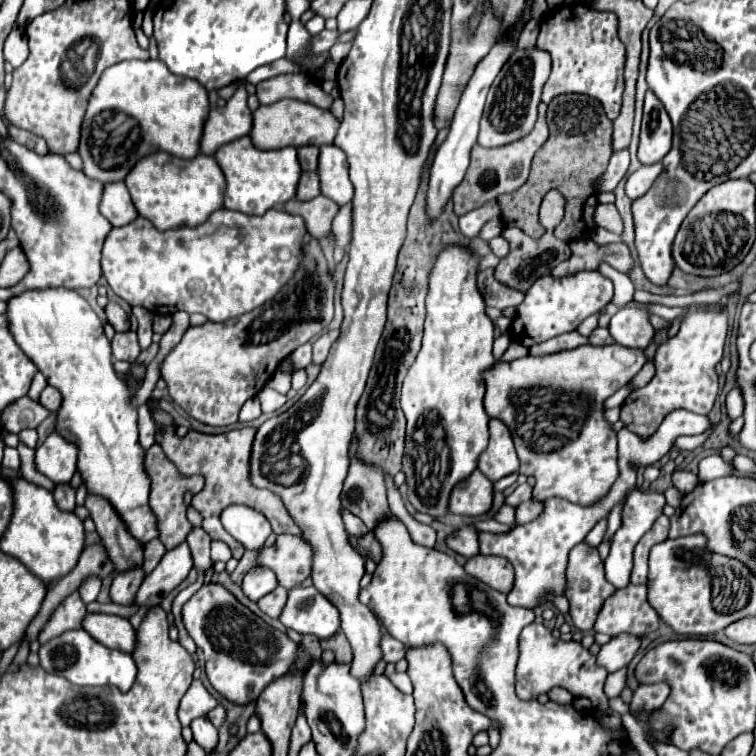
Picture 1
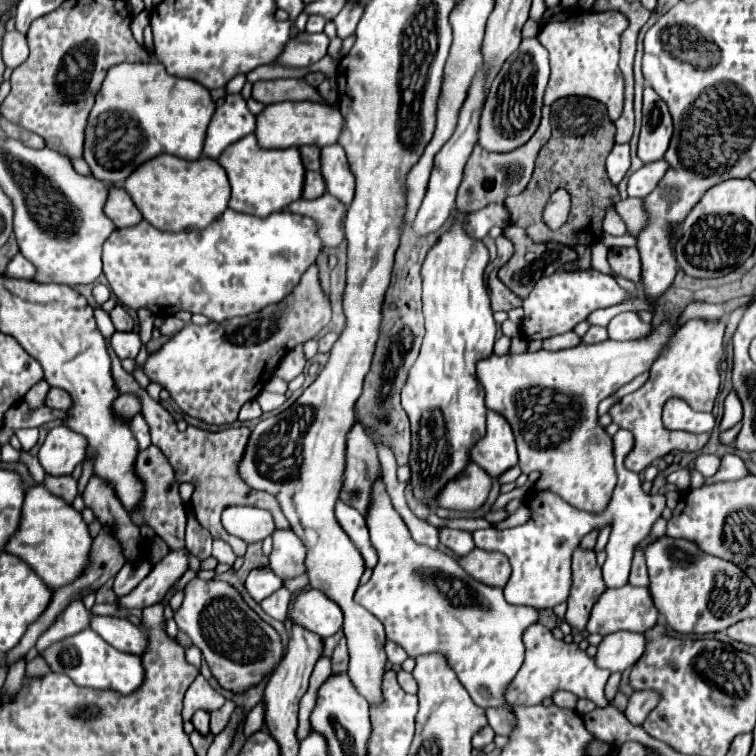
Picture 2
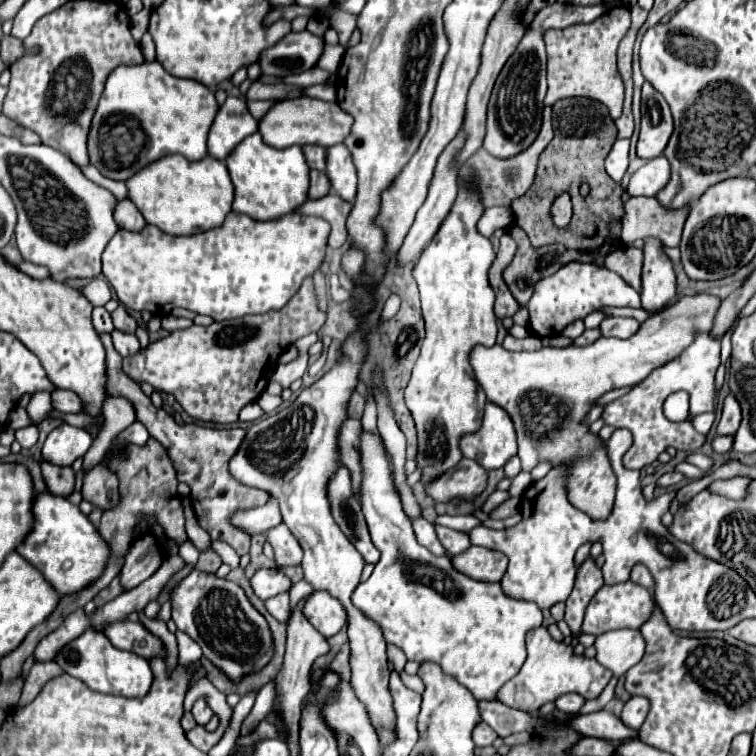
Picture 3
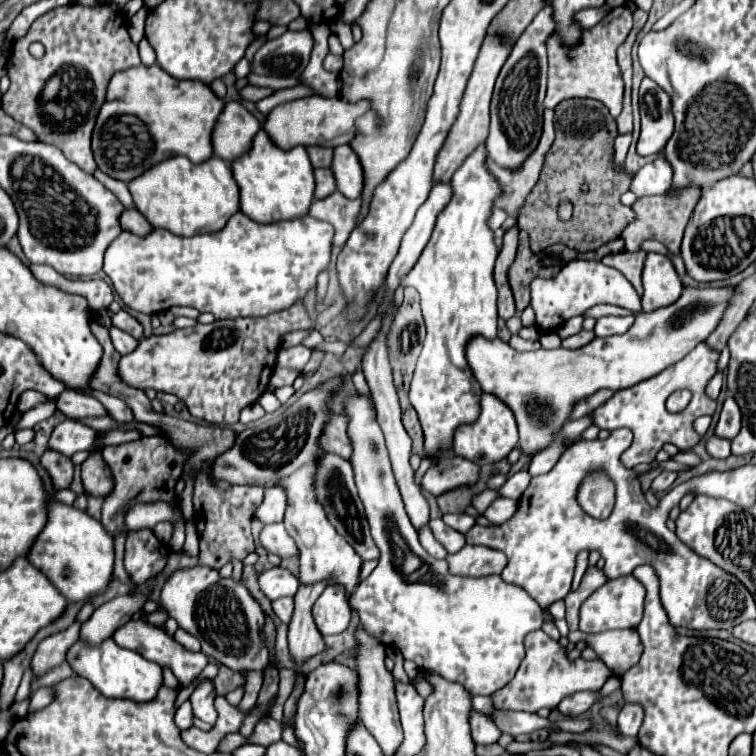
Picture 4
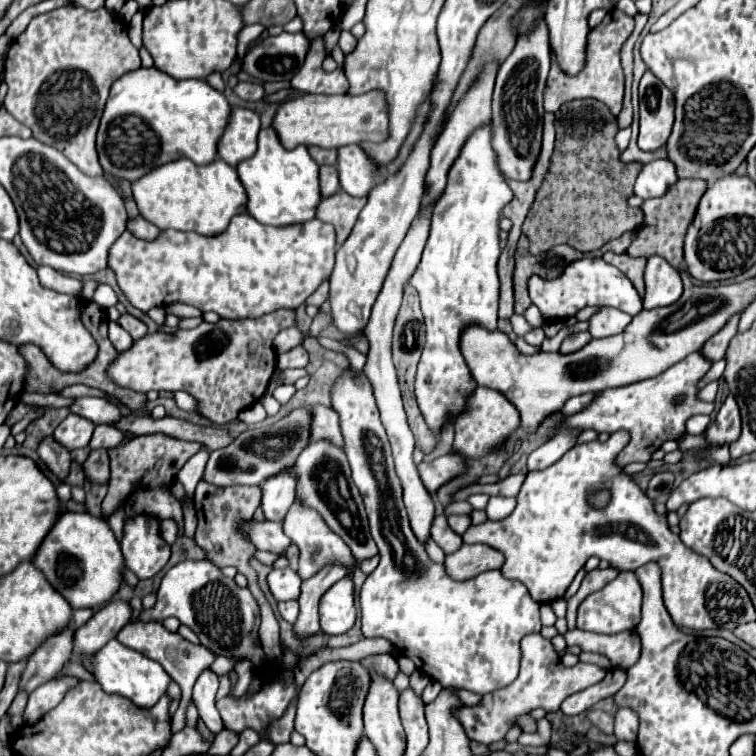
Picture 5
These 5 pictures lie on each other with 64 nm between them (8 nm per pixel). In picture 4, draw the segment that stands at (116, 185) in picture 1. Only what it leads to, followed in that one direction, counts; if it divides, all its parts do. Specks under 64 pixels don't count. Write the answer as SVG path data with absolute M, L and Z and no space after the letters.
M124 208L122 210L120 226L122 226L122 230L128 230L128 232L138 234L138 236L146 236L152 230L148 220L136 208Z

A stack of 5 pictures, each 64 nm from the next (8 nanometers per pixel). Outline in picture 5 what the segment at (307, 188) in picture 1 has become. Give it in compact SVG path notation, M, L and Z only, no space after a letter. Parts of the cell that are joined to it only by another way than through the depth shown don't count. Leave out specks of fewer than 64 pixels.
M322 166L320 168L320 192L324 198L332 196L338 190L338 170L336 166Z

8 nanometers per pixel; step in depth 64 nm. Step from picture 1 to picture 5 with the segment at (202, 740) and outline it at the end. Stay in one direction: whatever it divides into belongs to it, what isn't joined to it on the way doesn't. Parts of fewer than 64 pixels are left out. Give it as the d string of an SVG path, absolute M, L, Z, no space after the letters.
M204 670L198 676L194 690L192 690L192 702L198 708L198 716L202 718L206 728L214 734L222 730L222 720L220 720L220 714L214 706L216 690L218 690L218 676L210 670Z

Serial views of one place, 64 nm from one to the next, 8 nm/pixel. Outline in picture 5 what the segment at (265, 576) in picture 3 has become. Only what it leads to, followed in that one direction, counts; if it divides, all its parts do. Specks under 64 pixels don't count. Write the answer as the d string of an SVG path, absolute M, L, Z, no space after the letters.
M292 568L282 570L270 570L268 574L268 588L274 596L274 600L296 600L300 596L300 576Z

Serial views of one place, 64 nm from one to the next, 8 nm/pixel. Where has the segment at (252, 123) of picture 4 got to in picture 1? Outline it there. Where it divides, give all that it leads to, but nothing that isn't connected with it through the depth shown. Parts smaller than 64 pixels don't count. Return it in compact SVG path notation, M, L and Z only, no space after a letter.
M242 80L224 108L212 108L202 130L200 152L214 154L222 144L246 136L252 128L252 112L246 106L246 82Z

